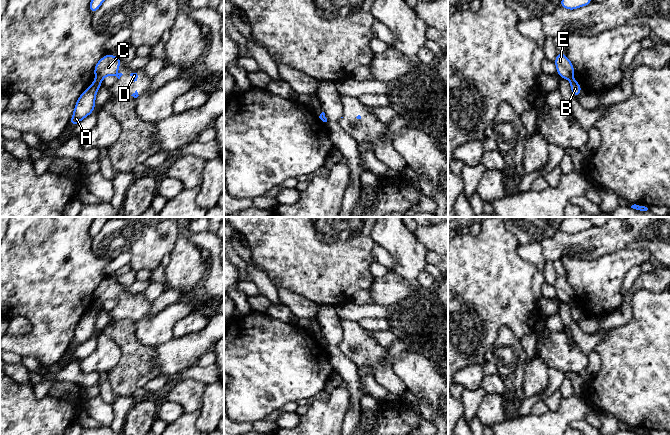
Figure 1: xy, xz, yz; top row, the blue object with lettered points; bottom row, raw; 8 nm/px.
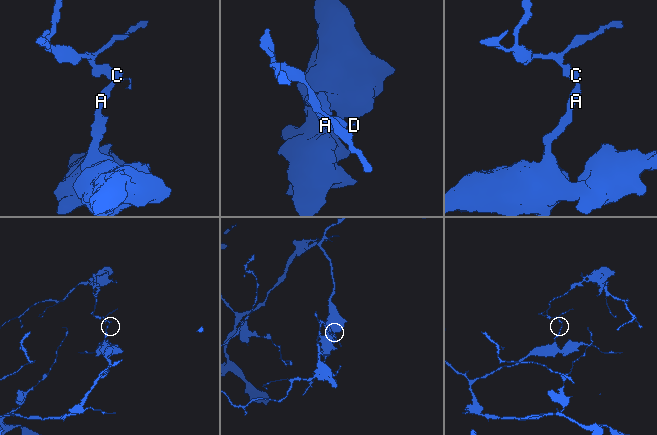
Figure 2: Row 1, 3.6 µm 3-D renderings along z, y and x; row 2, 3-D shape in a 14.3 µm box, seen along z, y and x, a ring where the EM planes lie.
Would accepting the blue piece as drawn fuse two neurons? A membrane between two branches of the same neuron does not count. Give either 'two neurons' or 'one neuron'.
two neurons

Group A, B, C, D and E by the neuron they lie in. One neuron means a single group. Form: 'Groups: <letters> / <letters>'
Groups: A B / C D E

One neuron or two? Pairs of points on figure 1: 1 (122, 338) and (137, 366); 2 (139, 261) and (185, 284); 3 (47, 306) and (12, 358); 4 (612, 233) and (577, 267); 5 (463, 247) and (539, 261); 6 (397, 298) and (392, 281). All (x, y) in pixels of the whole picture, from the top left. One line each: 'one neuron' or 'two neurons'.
1: one neuron
2: two neurons
3: two neurons
4: two neurons
5: two neurons
6: one neuron

